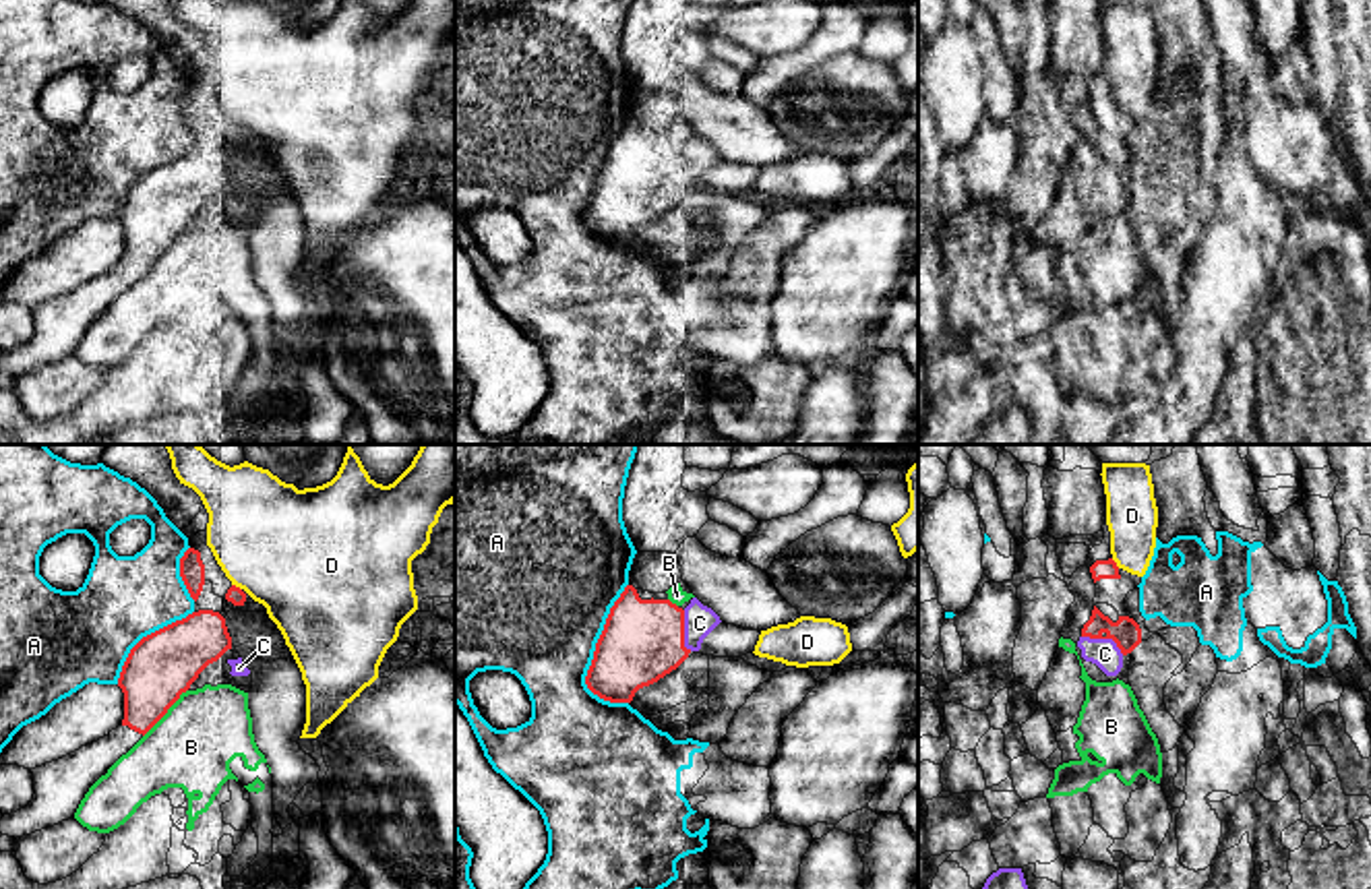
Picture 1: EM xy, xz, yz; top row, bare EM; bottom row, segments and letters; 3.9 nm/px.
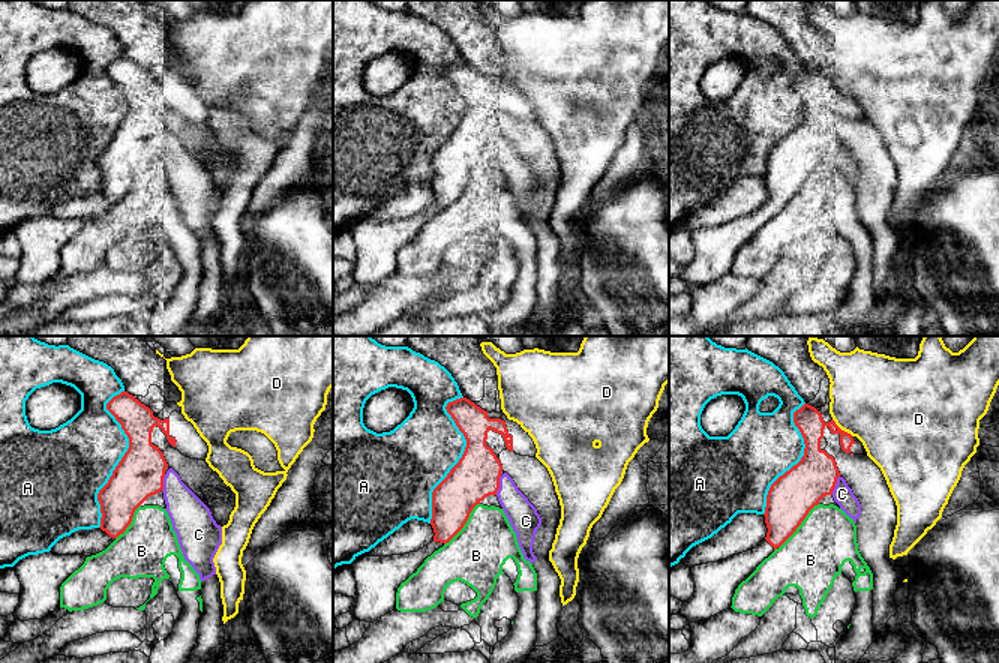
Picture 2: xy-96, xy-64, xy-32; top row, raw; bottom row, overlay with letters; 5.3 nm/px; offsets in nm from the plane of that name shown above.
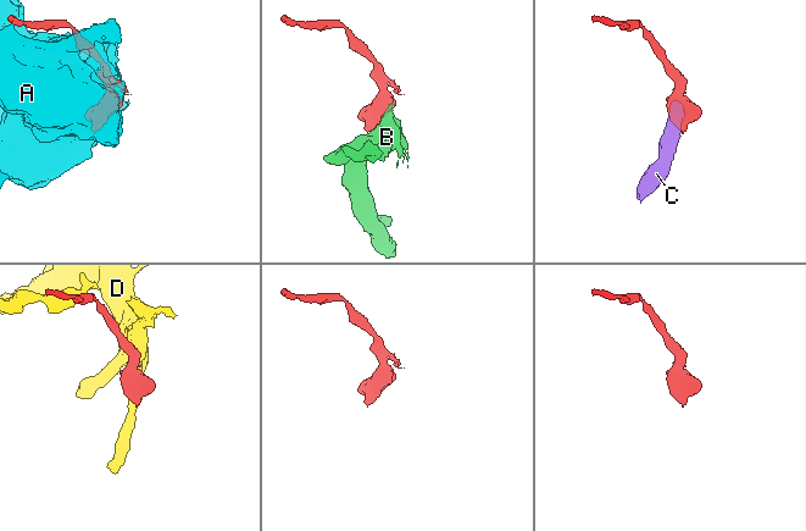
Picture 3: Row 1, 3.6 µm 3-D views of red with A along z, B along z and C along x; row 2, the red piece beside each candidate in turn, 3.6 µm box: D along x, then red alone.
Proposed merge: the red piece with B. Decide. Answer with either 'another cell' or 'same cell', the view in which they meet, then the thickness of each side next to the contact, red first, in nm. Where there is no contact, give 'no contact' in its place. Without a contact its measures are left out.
another cell; meets red in xy; 260 nm thick on the red side, 320 nm on the other

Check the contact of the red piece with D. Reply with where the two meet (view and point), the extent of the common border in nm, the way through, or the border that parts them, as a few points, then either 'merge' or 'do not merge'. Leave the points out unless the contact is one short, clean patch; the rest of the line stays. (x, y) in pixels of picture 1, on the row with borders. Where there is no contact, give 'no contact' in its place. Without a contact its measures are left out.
contact xy (234, 586); length 50 nm; do not merge

